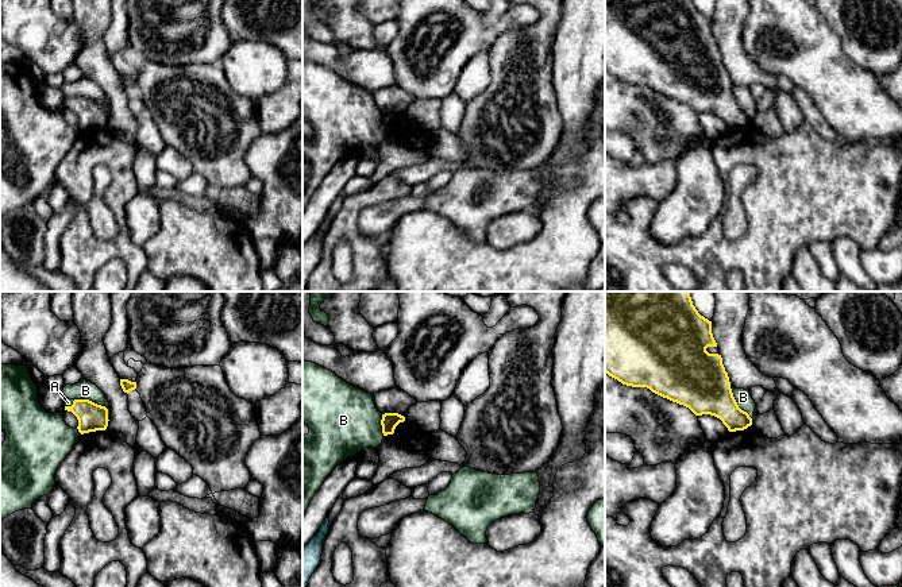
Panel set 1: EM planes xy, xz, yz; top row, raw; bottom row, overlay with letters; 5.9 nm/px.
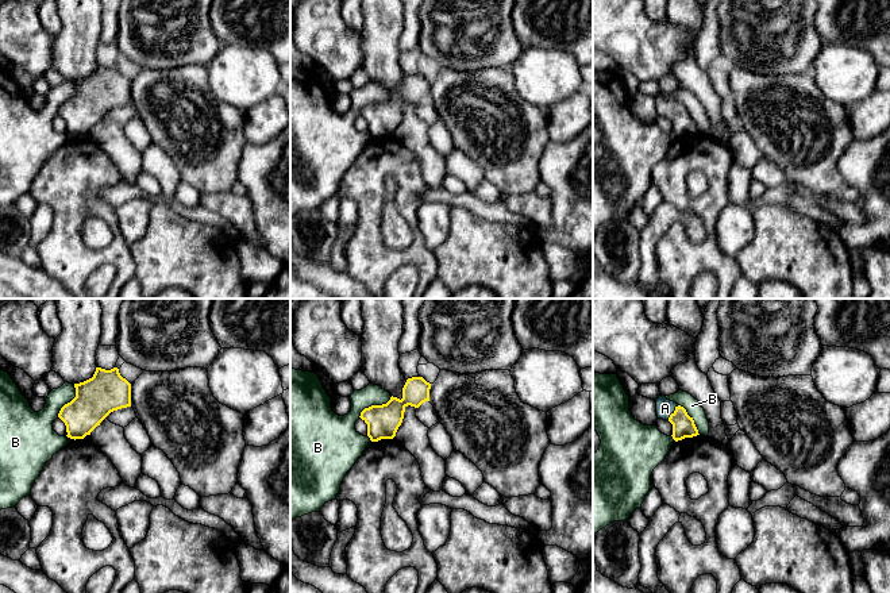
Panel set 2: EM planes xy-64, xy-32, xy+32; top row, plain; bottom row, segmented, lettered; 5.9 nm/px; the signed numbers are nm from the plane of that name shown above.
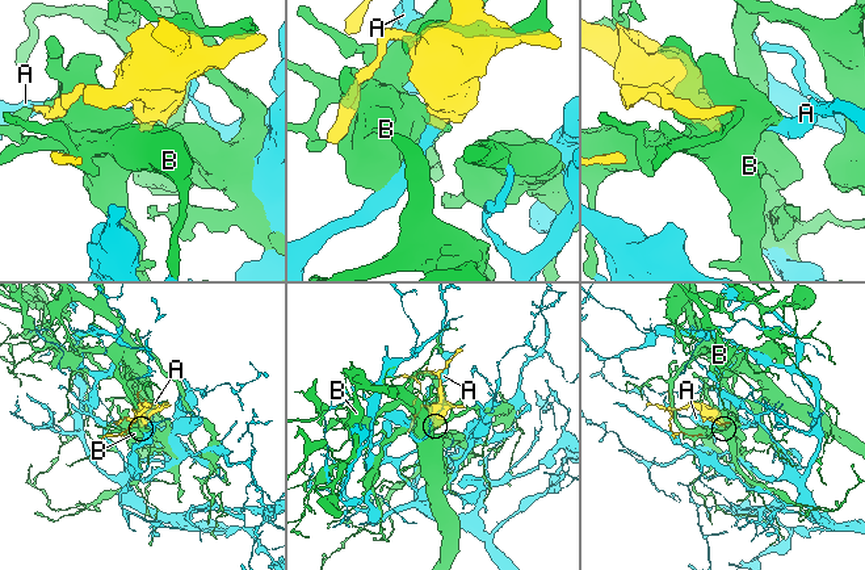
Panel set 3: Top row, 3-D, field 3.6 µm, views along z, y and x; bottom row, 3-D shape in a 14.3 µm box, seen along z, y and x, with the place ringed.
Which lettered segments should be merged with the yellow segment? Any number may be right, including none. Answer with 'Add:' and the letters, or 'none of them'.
Add: A

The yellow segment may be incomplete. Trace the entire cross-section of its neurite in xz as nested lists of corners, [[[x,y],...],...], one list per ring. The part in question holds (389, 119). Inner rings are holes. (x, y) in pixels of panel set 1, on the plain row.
[[[385,111],[382,112],[381,123],[383,134],[393,132],[396,124],[404,120],[405,115],[398,111]]]

